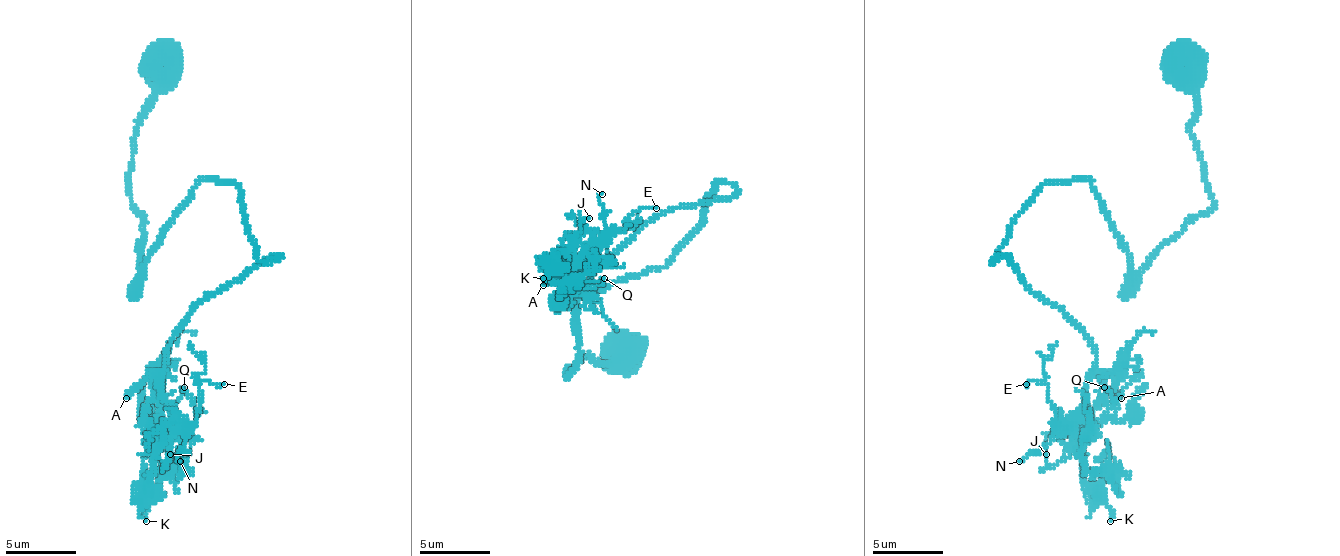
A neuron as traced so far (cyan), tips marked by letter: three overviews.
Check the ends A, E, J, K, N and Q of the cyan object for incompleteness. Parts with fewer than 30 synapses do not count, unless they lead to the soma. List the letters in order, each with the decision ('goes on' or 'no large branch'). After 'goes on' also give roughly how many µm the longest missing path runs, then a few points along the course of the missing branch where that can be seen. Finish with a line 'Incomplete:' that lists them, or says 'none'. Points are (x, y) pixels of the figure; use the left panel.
A: goes on; missing 50 µm
E: no large branch
J: no large branch
K: no large branch
N: no large branch
Q: no large branch
Incomplete: A

